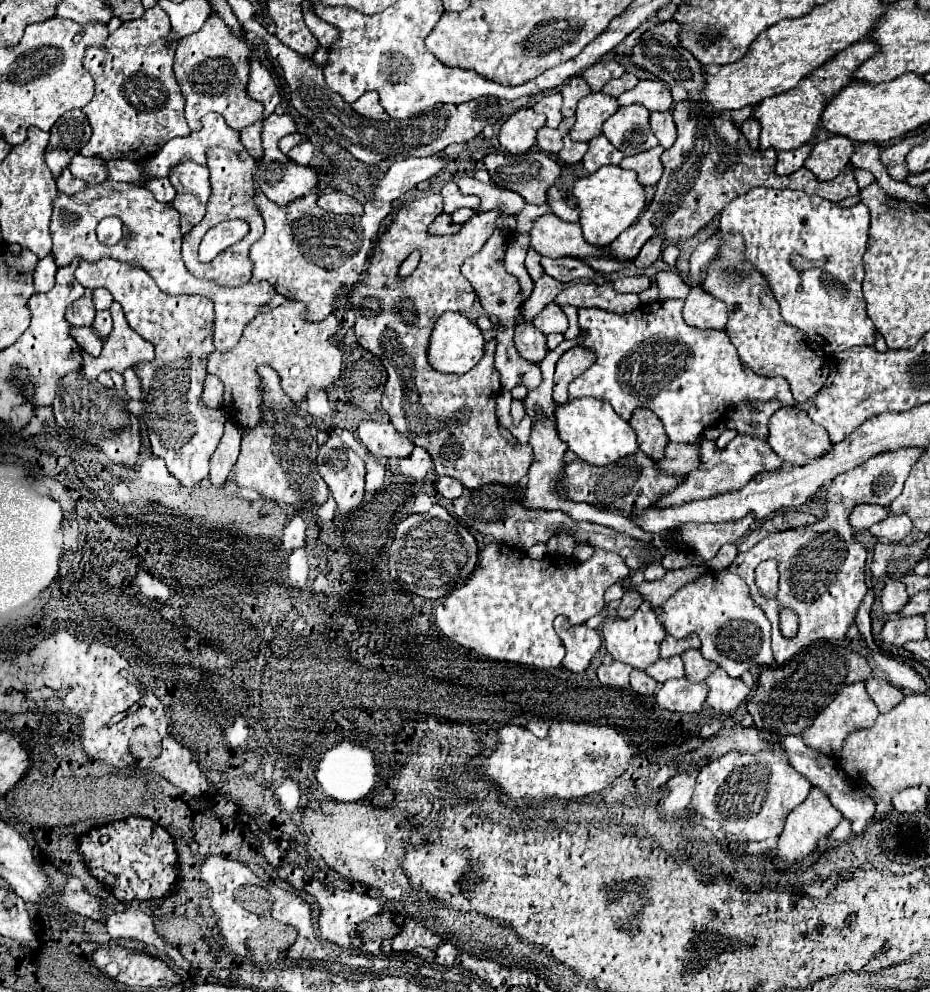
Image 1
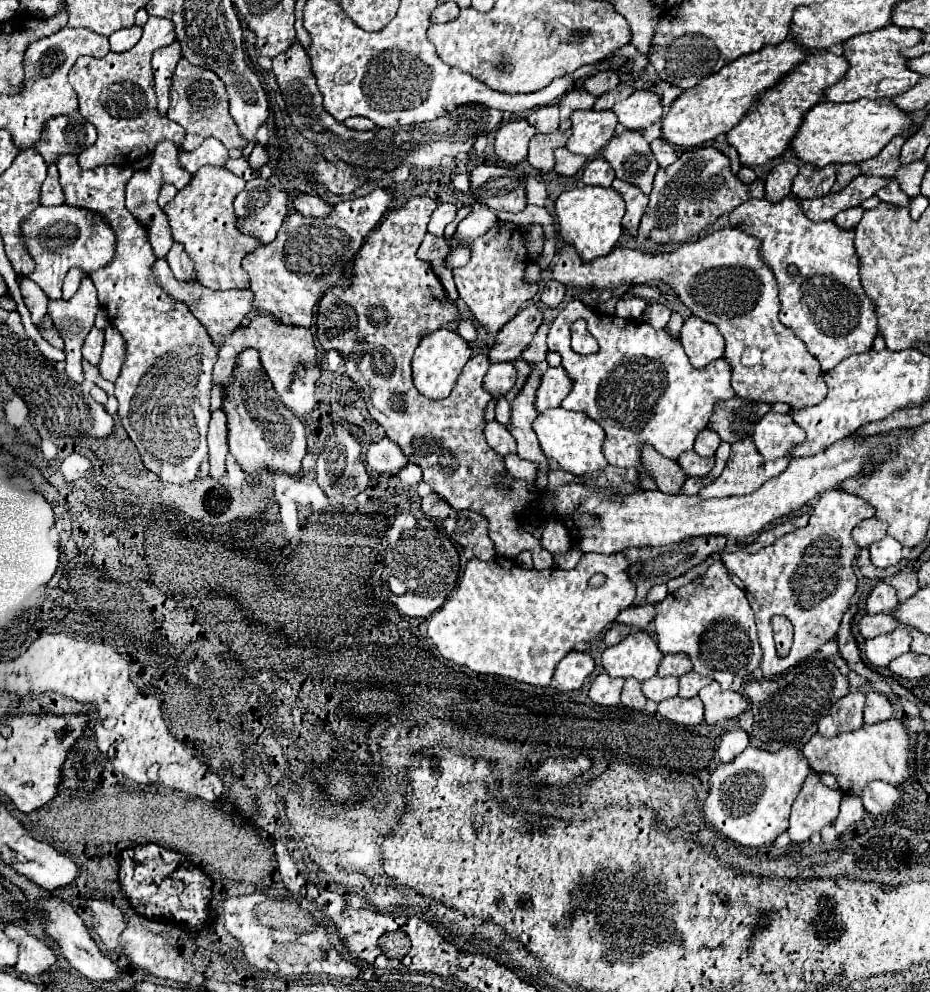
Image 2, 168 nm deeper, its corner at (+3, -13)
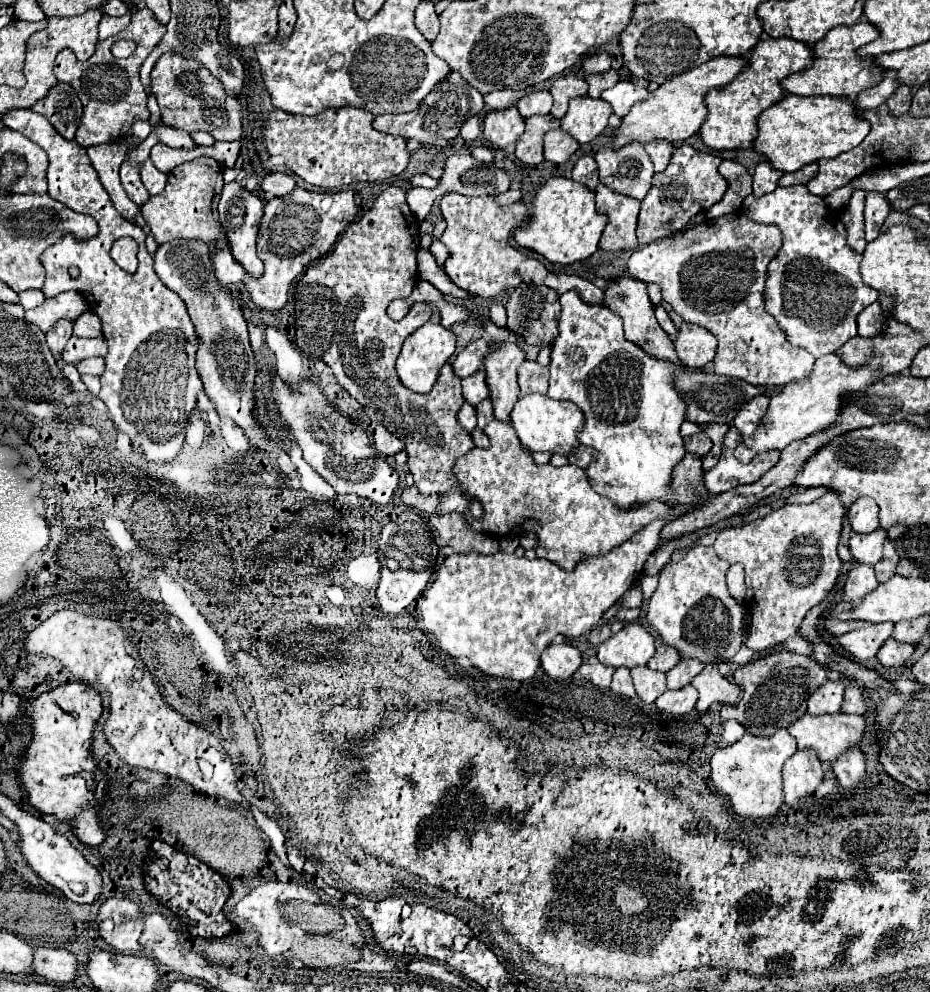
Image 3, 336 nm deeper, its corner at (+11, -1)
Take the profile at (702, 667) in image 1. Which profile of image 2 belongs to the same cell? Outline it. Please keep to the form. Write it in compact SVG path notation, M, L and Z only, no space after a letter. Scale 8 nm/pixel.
M694 670L692 672L688 672L688 674L684 674L682 678L680 678L680 692L678 692L678 696L682 696L682 698L694 698L704 686L708 686L712 682L712 678L708 678L708 676L700 676L700 674L696 674Z

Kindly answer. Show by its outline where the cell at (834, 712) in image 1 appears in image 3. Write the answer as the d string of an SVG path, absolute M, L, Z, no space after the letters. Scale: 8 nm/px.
M824 682L820 690L808 698L808 714L840 714L844 702L844 684L842 682Z

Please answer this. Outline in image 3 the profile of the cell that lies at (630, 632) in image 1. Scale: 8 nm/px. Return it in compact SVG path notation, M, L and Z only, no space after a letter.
M624 624L620 632L598 646L598 660L604 666L642 666L654 656L654 638L652 634L640 624Z

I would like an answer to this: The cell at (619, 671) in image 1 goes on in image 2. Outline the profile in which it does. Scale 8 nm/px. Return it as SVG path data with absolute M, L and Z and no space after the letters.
M600 672L590 690L588 696L592 702L600 704L600 706L616 706L620 704L620 692L622 692L624 680L622 678L610 678L606 672Z

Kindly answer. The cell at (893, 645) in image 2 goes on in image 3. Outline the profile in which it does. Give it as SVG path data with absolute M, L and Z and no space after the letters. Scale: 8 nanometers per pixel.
M880 622L880 624L866 624L858 630L852 630L838 638L838 642L856 658L856 660L868 660L874 658L880 646L892 636L894 624L892 622Z

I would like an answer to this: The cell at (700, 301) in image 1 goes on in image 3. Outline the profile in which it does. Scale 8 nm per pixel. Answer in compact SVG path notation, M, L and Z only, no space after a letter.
M682 322L674 342L678 358L688 368L702 368L714 360L716 336L698 324Z

